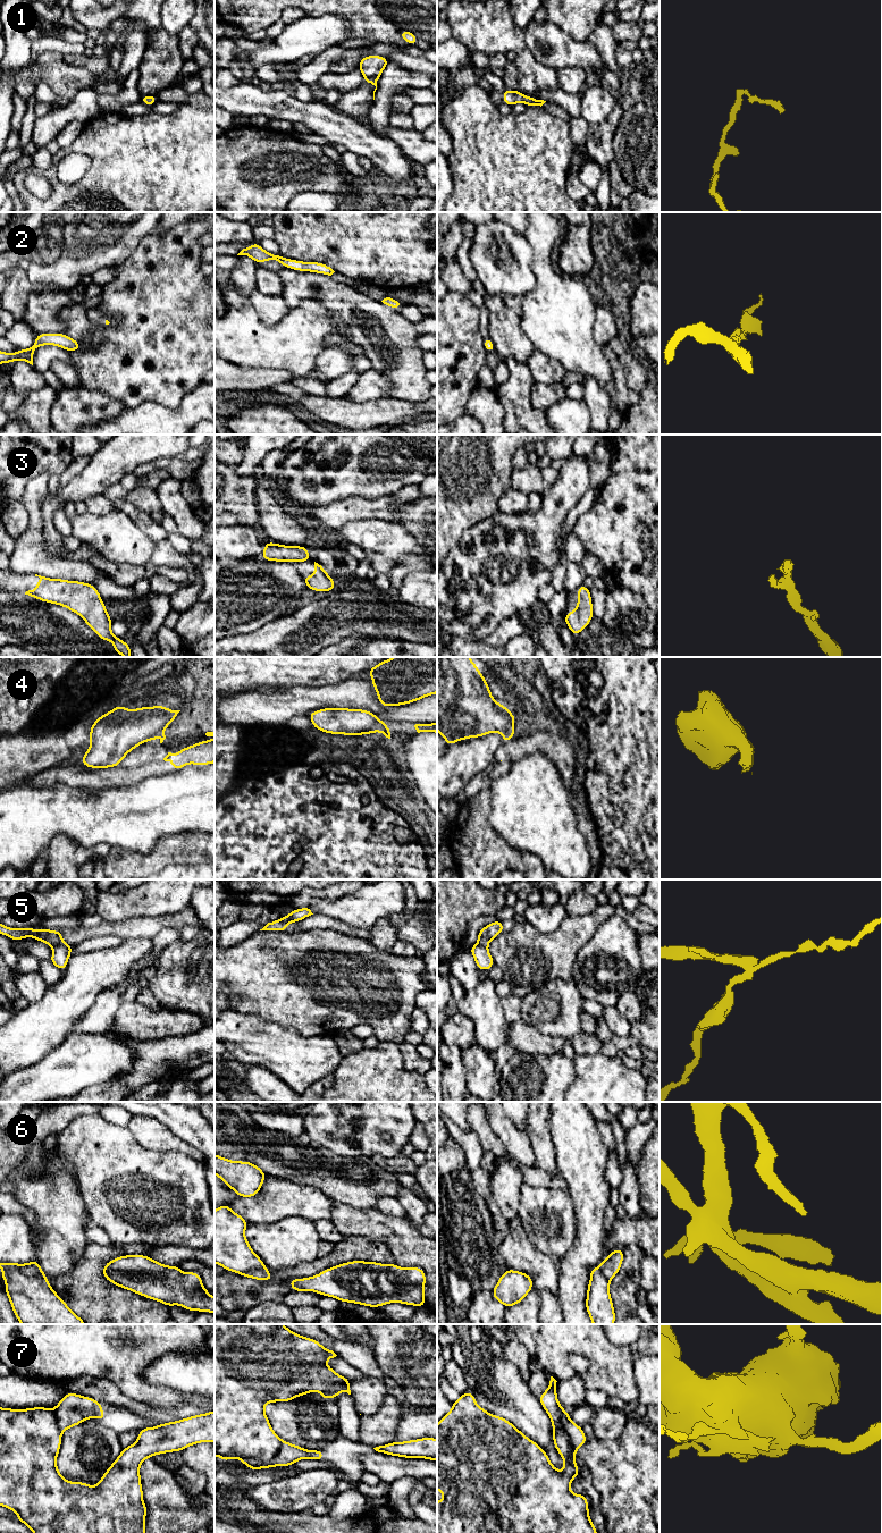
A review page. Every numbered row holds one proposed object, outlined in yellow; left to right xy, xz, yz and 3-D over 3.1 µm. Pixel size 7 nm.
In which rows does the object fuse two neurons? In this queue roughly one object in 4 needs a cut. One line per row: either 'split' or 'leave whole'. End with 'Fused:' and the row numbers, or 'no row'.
1: leave whole
2: leave whole
3: leave whole
4: split
5: split
6: split
7: split
Fused: 4, 5, 6, 7

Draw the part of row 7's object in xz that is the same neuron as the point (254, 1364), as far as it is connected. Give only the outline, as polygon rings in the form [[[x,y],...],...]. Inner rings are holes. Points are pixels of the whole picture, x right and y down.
[[[215,1324],[215,1456],[224,1462],[232,1458],[255,1458],[262,1463],[272,1463],[282,1439],[272,1430],[264,1405],[291,1401],[311,1391],[320,1392],[325,1400],[336,1398],[342,1391],[351,1395],[351,1380],[325,1364],[336,1356],[319,1341],[300,1336],[284,1324]]]

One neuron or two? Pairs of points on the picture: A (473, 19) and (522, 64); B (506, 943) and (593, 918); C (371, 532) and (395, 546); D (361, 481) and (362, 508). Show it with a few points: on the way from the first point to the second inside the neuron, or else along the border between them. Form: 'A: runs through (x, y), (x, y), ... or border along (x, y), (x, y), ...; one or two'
A: runs through (489, 19), (519, 48); one
B: runs through (528, 943), (563, 943), (571, 935); one
C: runs through (377, 536), (389, 540); one
D: border along (388, 495), (376, 498), (342, 498), (336, 502); two

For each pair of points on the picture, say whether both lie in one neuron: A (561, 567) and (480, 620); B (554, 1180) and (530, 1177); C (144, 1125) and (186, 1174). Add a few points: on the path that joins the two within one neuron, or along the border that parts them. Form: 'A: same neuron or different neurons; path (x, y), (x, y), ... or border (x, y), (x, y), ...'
A: different neurons; border (560, 546), (561, 559), (554, 569), (549, 582)
B: same neuron; path (548, 1180), (536, 1177)
C: different neurons; border (141, 1144), (159, 1152), (183, 1152), (193, 1157)

